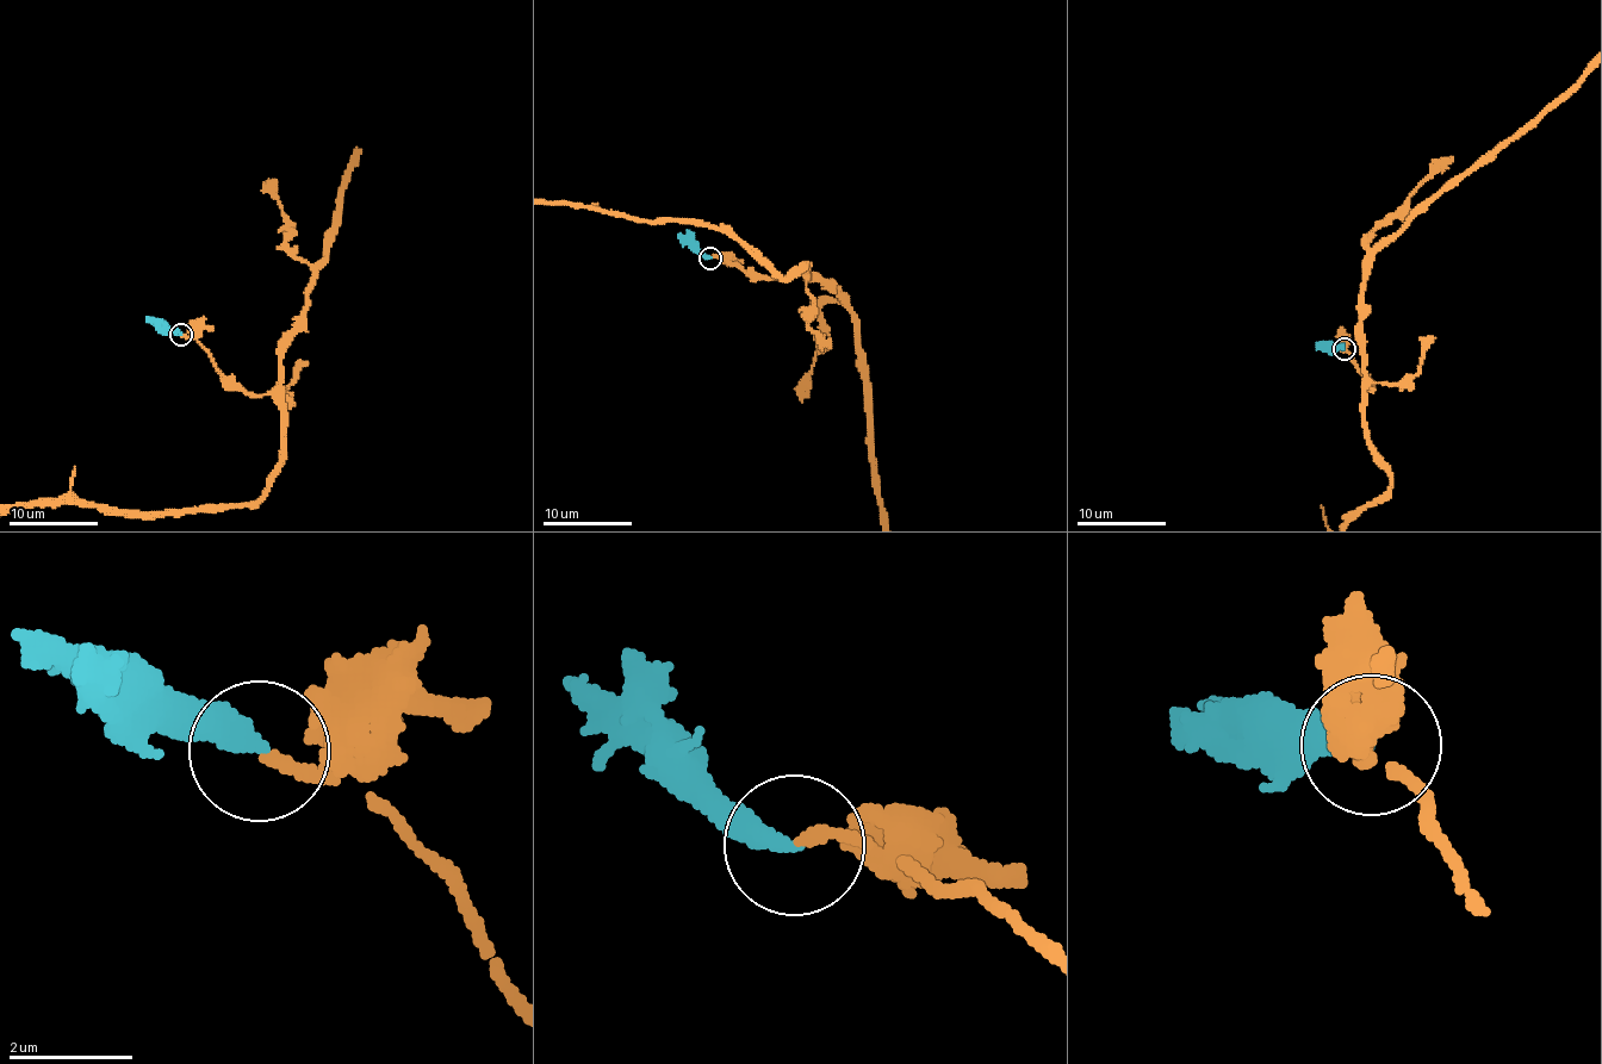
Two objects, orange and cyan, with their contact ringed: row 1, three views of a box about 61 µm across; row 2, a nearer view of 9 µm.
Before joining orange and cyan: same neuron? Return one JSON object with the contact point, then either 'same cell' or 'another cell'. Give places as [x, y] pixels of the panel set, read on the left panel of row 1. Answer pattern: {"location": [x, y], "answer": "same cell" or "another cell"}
{"location": [181, 334], "answer": "same cell"}

